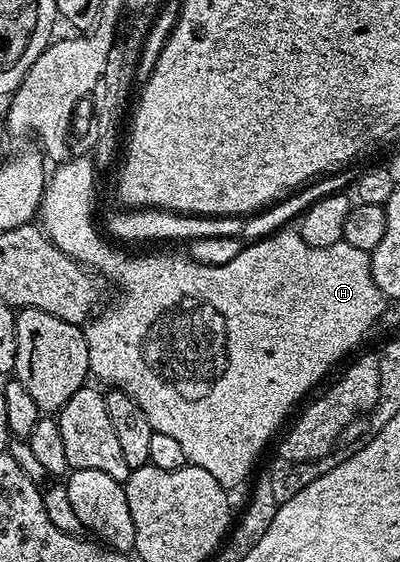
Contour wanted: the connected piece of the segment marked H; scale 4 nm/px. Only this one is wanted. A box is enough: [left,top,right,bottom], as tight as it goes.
[40,157,384,489]

